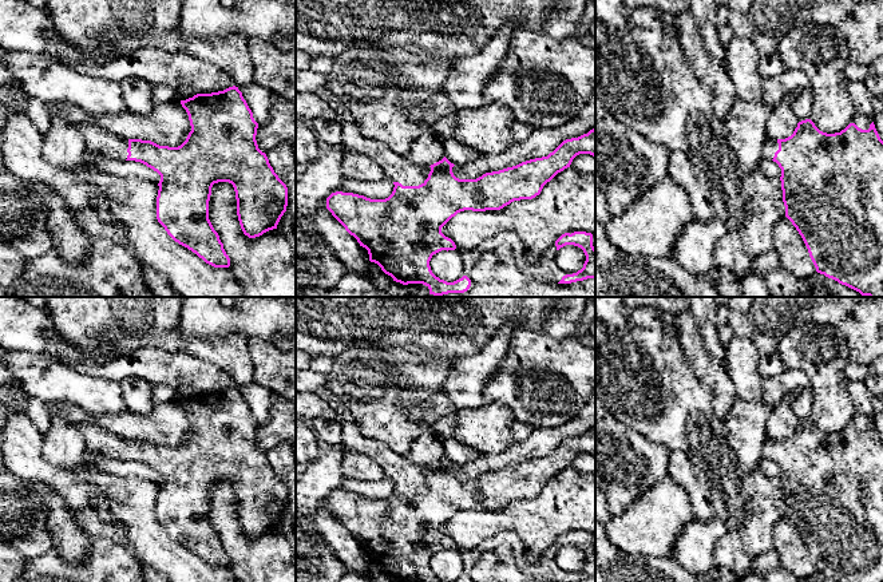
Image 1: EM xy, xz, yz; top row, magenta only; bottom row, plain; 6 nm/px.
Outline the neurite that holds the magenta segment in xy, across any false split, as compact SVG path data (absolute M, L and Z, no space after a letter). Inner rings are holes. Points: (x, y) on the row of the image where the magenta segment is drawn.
M233 86L211 94L197 94L181 100L191 126L186 140L178 147L159 146L151 140L123 139L92 123L80 123L79 131L87 151L120 161L135 161L161 175L157 197L157 219L167 234L214 268L229 268L230 258L209 219L211 187L218 182L233 185L241 229L249 238L277 229L286 211L288 187L274 173L265 153L258 149L258 123L242 92Z

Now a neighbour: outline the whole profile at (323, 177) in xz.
M322 147L318 158L308 163L306 170L296 181L296 203L313 211L332 193L340 189L341 147Z

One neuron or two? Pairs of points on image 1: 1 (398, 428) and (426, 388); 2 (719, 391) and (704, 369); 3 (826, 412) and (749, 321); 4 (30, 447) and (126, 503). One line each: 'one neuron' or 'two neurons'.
1: one neuron
2: one neuron
3: two neurons
4: one neuron

